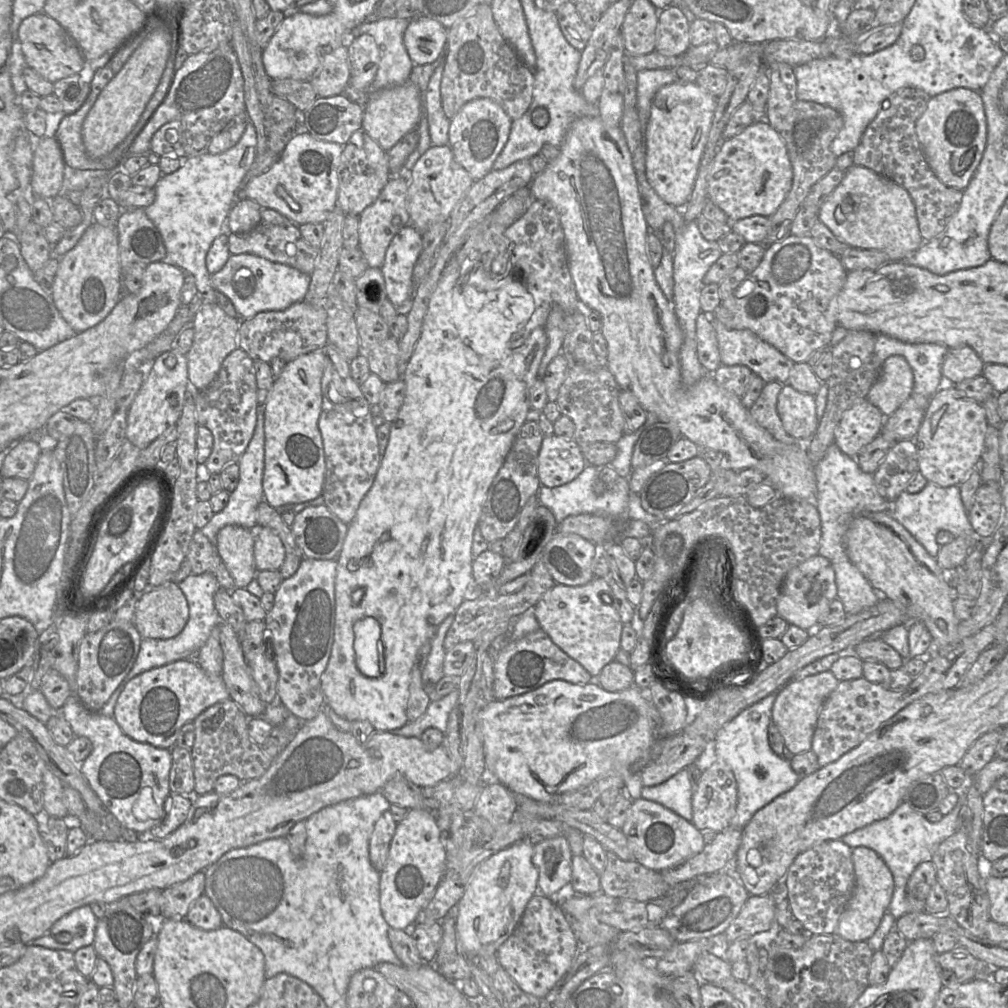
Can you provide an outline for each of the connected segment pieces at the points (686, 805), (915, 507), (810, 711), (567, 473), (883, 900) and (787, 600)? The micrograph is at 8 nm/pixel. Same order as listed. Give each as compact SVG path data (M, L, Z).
M693 766L681 770L660 785L652 787L643 786L641 798L659 803L691 822L693 818L692 768Z
M934 483L927 485L918 493L903 491L892 503L891 516L897 520L933 557L936 557L940 545L936 541L936 535L941 530L952 533L955 537L965 537L975 545L986 546L986 541L981 539L973 530L968 512L963 506L960 496L960 484L949 487L941 487Z
M824 671L807 676L801 681L791 680L778 691L772 708L772 722L777 726L789 756L811 750L822 704L836 689L838 683L839 681L830 671Z
M557 435L543 438L538 456L538 476L542 486L558 487L574 480L586 467L586 459L574 439Z
M859 846L852 849L855 873L853 893L840 916L835 933L852 942L867 941L877 930L894 893L893 875L882 857L873 849Z
M817 554L791 569L786 575L777 599L777 616L786 620L789 625L812 632L818 627L821 614L836 598L834 569L829 560Z

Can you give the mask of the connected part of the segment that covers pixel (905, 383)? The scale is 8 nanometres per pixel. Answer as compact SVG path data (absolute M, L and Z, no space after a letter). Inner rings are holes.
M892 355L882 363L880 375L865 399L887 418L912 395L913 384L913 371L906 359Z

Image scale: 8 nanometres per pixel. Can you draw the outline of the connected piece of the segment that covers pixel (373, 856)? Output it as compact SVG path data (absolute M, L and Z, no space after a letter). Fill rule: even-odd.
M389 810L382 813L374 825L369 841L369 858L372 866L380 873L386 864L390 842L397 822Z

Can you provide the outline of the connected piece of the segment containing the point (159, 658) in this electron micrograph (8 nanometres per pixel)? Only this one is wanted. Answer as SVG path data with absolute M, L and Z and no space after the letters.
M206 572L199 575L191 574L178 583L178 587L184 593L189 607L189 619L185 627L173 638L142 638L140 650L132 669L121 681L109 700L99 710L100 714L113 717L114 707L120 693L124 689L125 685L137 675L153 668L195 656L200 648L206 643L213 629L218 625L218 623L223 622L214 604L214 595L220 589L220 585L212 573Z

